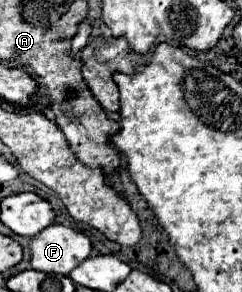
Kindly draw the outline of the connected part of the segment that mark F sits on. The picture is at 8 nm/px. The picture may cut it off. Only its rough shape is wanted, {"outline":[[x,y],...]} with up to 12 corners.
{"outline":[[52,223],[30,241],[32,269],[68,275],[90,257],[84,233]]}

